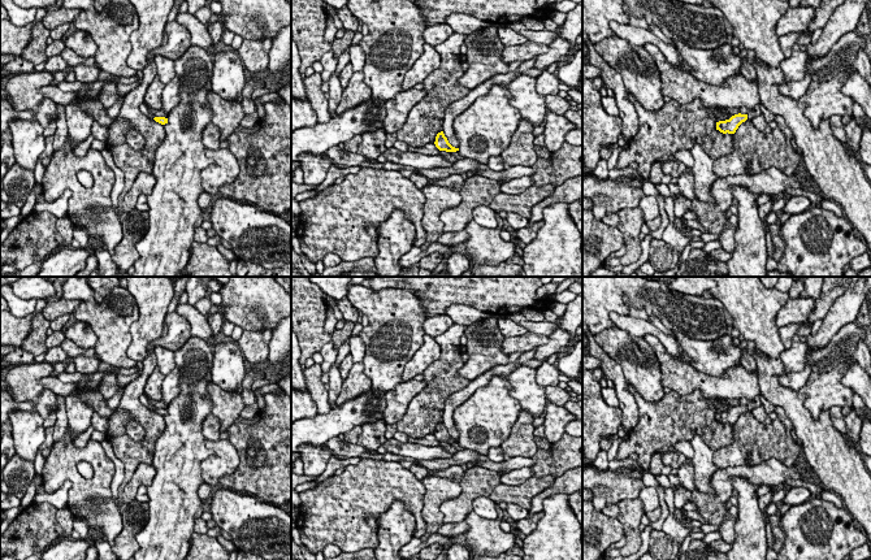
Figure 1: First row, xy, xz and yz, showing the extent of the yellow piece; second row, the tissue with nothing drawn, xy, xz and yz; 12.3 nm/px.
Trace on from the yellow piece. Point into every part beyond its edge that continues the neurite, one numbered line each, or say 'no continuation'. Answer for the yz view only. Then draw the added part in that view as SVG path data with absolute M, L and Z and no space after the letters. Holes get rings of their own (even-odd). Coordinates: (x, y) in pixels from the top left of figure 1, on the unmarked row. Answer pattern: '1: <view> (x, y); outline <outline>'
1: yz (754, 403); outline M757 396L755 399L749 401L748 411L753 411L760 405L762 405L760 396Z

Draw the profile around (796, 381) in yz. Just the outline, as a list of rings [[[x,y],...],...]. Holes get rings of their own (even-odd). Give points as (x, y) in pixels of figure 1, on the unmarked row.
[[[806,365],[805,369],[801,372],[780,375],[779,383],[784,387],[790,387],[794,391],[800,391],[806,385],[811,372],[811,366]]]

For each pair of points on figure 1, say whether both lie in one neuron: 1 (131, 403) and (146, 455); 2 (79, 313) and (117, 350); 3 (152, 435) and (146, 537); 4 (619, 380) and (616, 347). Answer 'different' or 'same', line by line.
1: same
2: same
3: different
4: different

